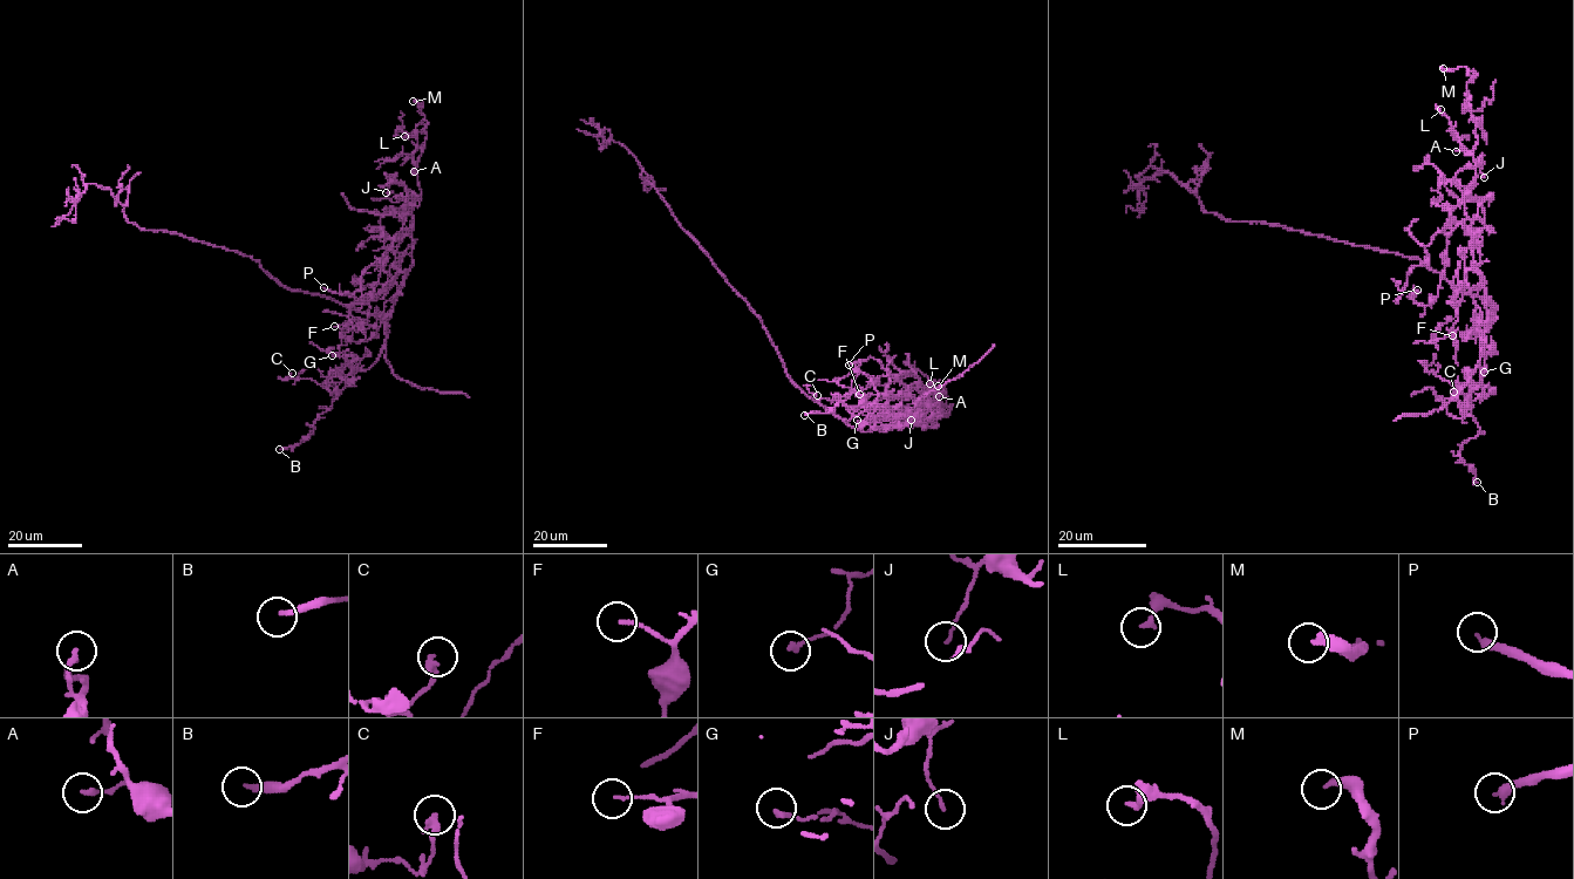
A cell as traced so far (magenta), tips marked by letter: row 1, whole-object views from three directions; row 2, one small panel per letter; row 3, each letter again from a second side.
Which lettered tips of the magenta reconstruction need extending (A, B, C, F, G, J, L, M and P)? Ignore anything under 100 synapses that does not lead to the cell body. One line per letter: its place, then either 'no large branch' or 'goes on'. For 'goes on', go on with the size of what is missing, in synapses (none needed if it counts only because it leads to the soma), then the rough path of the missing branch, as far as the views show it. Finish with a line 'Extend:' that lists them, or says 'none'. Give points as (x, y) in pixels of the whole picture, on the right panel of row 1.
A: place (1456, 151); no large branch
B: place (1477, 482); no large branch
C: place (1453, 392); no large branch
F: place (1452, 335); no large branch
G: place (1484, 372); no large branch
J: place (1484, 177); no large branch
L: place (1440, 109); no large branch
M: place (1443, 68); no large branch
P: place (1417, 290); no large branch
Extend: none

